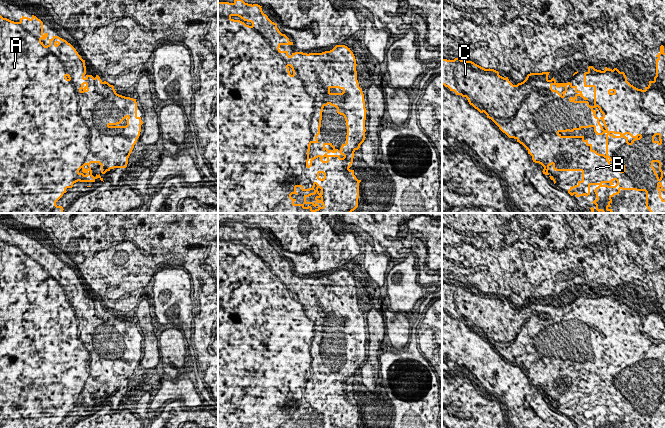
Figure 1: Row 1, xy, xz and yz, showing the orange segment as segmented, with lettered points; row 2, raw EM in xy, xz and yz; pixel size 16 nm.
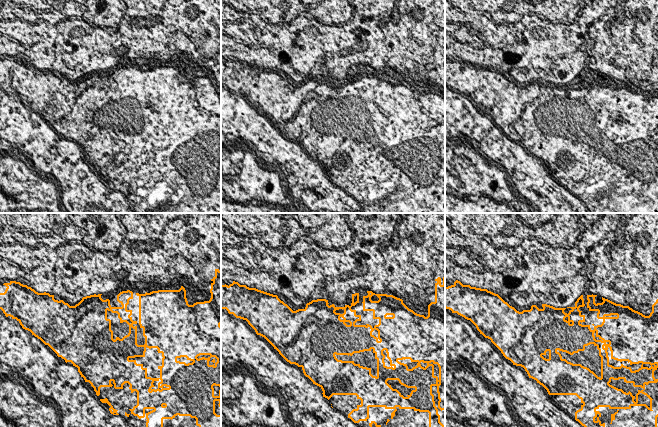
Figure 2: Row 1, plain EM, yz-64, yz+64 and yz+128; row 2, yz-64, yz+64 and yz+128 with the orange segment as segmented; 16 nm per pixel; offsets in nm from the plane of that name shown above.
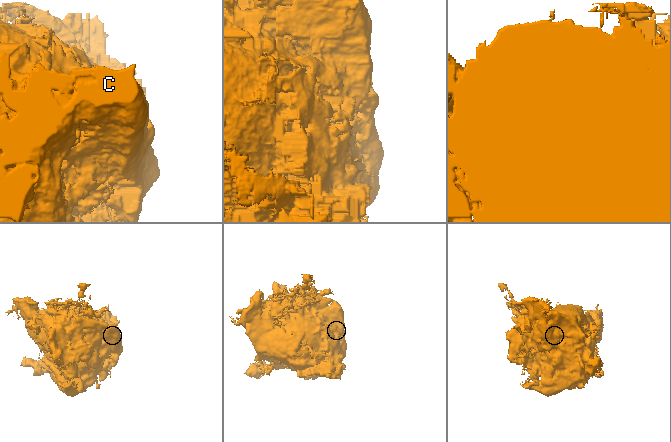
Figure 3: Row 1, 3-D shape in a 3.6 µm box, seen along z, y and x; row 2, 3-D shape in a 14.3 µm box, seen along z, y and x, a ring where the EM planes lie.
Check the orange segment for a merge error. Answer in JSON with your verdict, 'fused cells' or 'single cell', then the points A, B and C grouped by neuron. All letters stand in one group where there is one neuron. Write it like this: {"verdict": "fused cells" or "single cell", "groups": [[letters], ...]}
{"verdict": "single cell", "groups": [["A", "B", "C"]]}

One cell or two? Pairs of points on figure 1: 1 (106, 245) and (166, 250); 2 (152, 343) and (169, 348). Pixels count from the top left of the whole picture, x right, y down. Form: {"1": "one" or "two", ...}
{"1": "one", "2": "two"}

